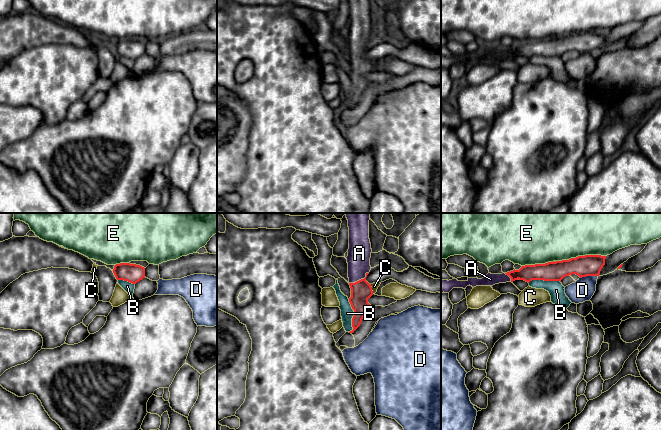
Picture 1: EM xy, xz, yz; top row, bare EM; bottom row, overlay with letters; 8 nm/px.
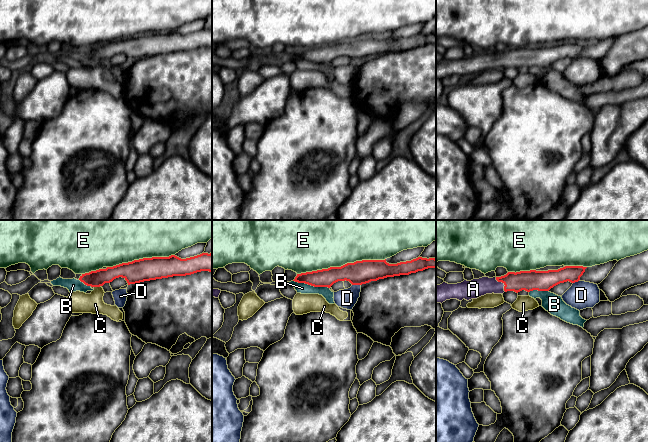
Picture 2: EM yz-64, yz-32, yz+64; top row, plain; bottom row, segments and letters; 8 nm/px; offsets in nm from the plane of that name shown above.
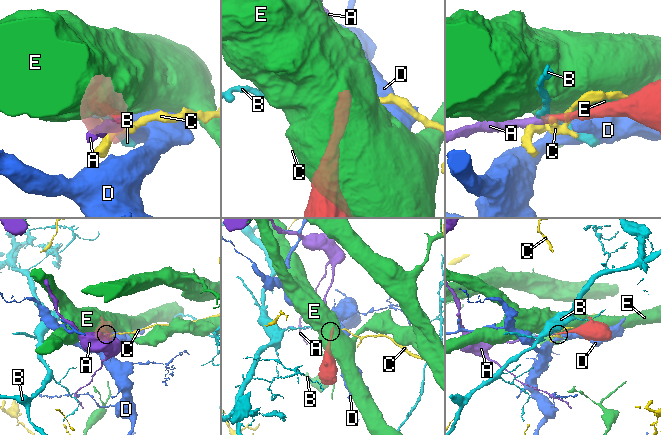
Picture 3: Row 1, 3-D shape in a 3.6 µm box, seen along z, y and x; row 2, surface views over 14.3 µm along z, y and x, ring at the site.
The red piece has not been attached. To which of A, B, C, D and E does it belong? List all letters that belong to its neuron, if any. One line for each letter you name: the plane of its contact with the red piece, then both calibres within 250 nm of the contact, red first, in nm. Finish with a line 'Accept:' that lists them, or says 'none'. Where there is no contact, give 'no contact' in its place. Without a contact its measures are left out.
A: xz | 170/190 nm
Accept: A

